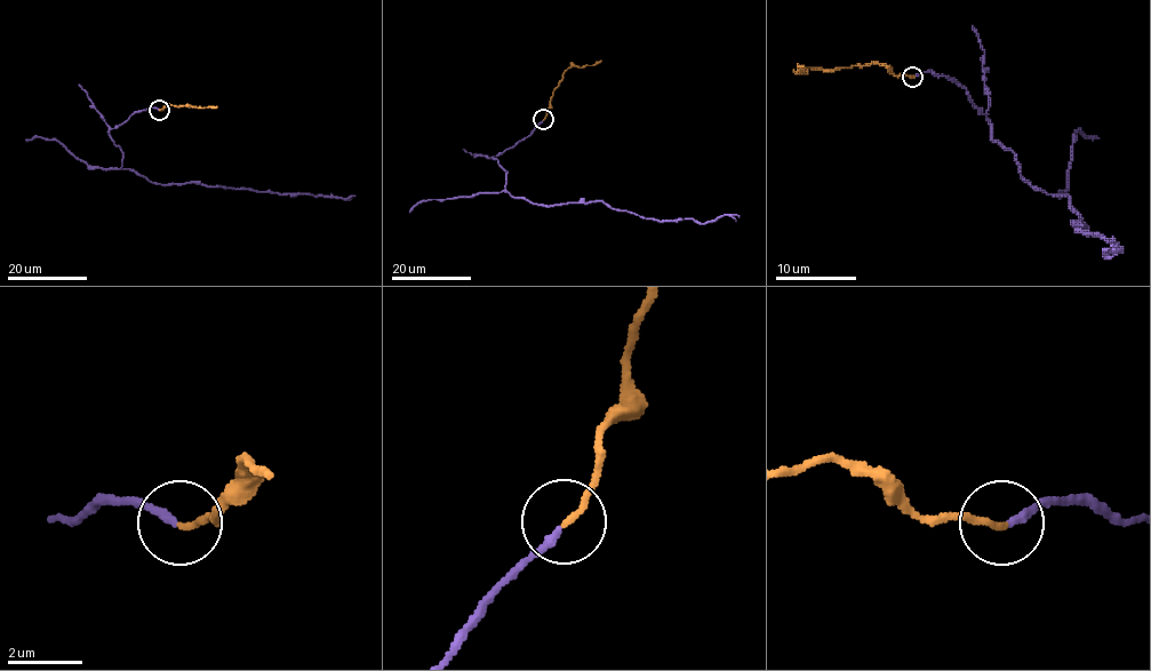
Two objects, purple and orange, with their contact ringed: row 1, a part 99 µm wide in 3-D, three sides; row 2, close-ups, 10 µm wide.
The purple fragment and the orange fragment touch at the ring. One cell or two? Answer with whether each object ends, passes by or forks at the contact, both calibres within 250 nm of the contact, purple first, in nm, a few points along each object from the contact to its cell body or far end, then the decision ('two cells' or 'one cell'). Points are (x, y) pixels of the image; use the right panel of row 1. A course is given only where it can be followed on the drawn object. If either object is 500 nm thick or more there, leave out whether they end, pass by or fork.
purple ends | orange ends | 220/150 nm | purple via (913, 76), (956, 80), (1018, 172), (1069, 198), (1086, 226), (1077, 230), (1120, 248), (1109, 248) | orange via (912, 76), (894, 76), (884, 65), (868, 64), (830, 70), (806, 68), (807, 72), (804, 73), (793, 70) | one cell

